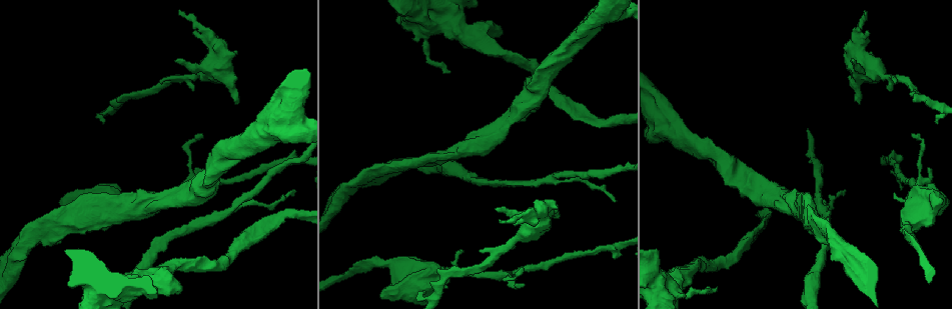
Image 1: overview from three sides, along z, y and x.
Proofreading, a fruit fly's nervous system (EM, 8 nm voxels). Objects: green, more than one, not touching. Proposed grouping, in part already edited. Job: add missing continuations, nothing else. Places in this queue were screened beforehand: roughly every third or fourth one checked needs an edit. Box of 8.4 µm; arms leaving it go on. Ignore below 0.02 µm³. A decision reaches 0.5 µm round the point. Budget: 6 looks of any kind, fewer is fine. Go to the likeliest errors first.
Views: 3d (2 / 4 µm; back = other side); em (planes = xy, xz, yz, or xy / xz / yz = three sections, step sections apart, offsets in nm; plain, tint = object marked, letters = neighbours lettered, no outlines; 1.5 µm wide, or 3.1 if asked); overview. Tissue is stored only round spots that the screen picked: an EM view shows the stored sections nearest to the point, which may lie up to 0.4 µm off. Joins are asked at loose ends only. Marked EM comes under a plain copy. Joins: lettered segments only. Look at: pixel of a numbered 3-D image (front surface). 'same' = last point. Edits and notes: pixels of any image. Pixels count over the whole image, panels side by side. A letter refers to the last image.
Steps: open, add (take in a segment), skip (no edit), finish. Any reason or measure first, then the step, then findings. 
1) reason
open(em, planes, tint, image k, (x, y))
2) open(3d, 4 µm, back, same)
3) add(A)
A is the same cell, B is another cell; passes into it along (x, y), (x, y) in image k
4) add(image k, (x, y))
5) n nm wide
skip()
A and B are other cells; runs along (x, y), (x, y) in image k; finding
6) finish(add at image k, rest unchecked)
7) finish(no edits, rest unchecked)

free end
open(3d, 4 µm, image 1, (581, 120))

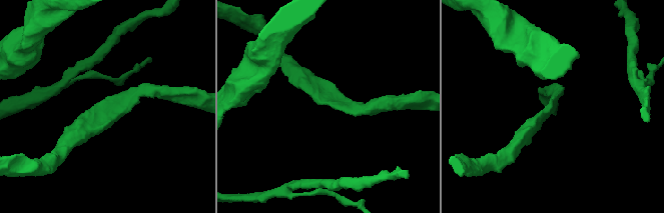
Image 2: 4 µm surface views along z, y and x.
need the tissue
open(em, planes, letters, image 2, (327, 103))

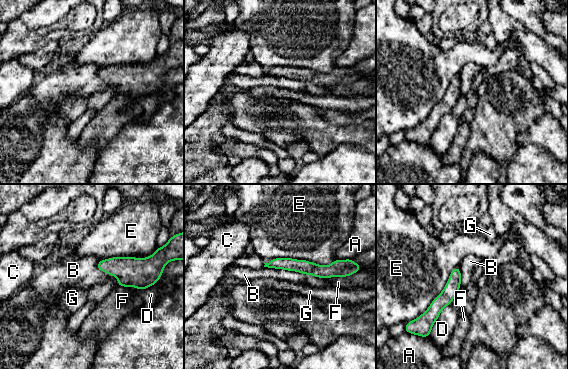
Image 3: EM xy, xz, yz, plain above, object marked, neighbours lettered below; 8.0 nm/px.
E touches over 600 nm
skip()
A, B, C, D, E, F and G are other cells; runs along (270, 264), (340, 268) in image 3; none of them fits

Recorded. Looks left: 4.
an open end
open(3d, 2 µm, image 1, (234, 102))

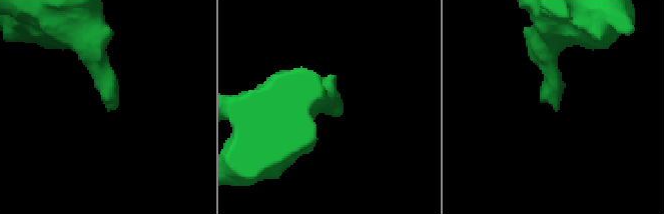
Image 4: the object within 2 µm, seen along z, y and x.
shape alone is not enough
open(em, xy, step 8, tint, image 4, (334, 105))

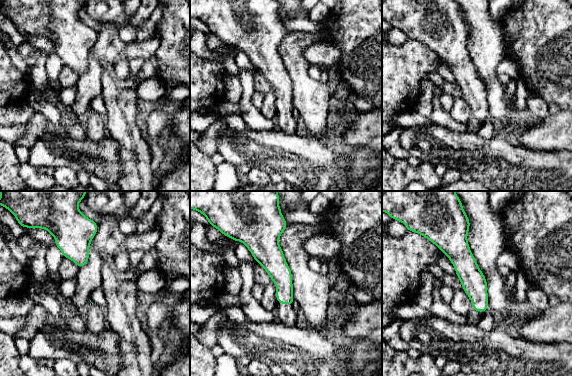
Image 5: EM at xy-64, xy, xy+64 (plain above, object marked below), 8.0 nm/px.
another direction
open(em, planes, letters, same)

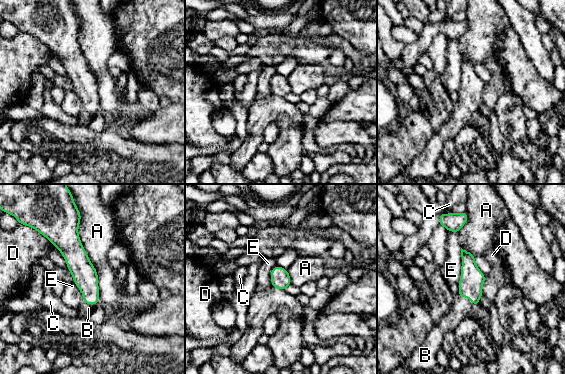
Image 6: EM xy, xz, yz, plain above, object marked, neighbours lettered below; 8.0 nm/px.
A touches over 400 nm
add(image 6, (462, 307))
B is the same cell, A, C, D and E are other cells; the neuron continues

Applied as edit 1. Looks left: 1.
finish(add at image 6, rest unchecked)

